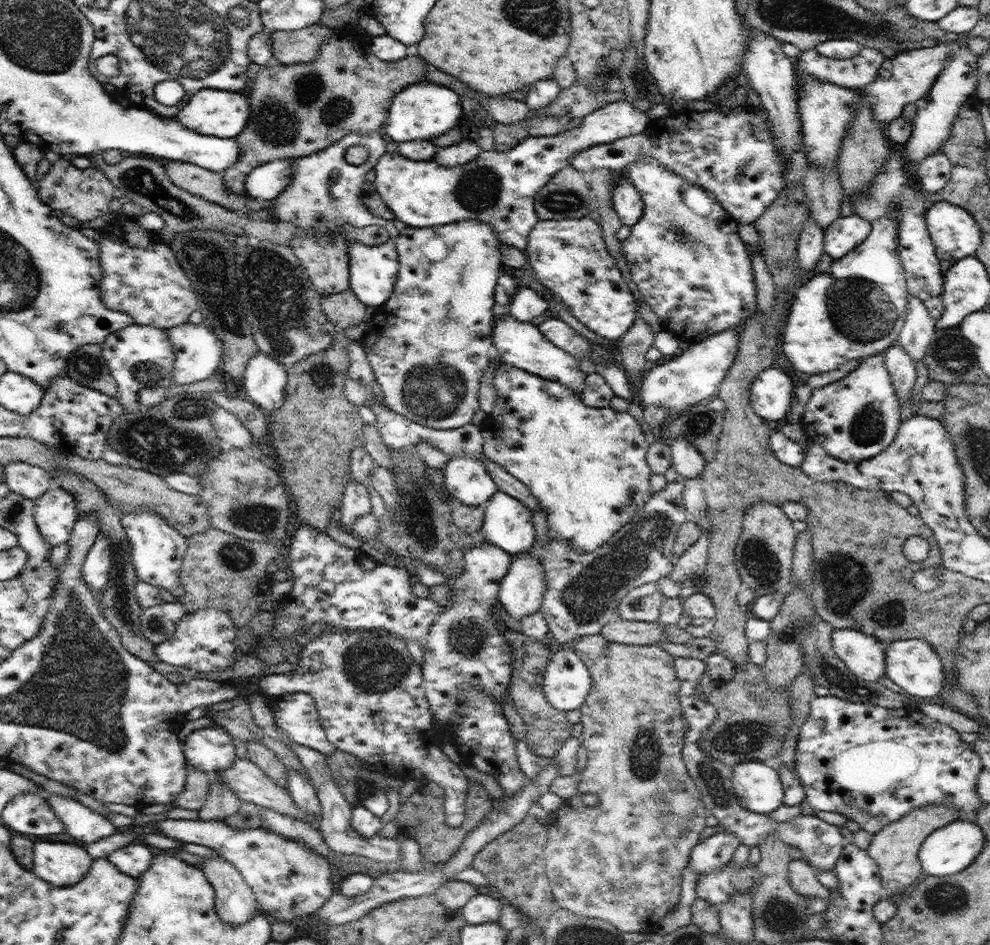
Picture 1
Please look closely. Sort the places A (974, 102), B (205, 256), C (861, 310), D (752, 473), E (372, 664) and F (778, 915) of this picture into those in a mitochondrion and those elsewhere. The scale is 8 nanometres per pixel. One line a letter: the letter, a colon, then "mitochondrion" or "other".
A: other
B: mitochondrion
C: mitochondrion
D: other
E: mitochondrion
F: mitochondrion

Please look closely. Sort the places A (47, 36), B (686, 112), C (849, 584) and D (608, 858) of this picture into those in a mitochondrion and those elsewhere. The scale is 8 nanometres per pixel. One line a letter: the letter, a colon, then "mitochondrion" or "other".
A: mitochondrion
B: other
C: mitochondrion
D: other

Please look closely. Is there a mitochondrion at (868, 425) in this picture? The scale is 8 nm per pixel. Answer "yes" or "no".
yes

